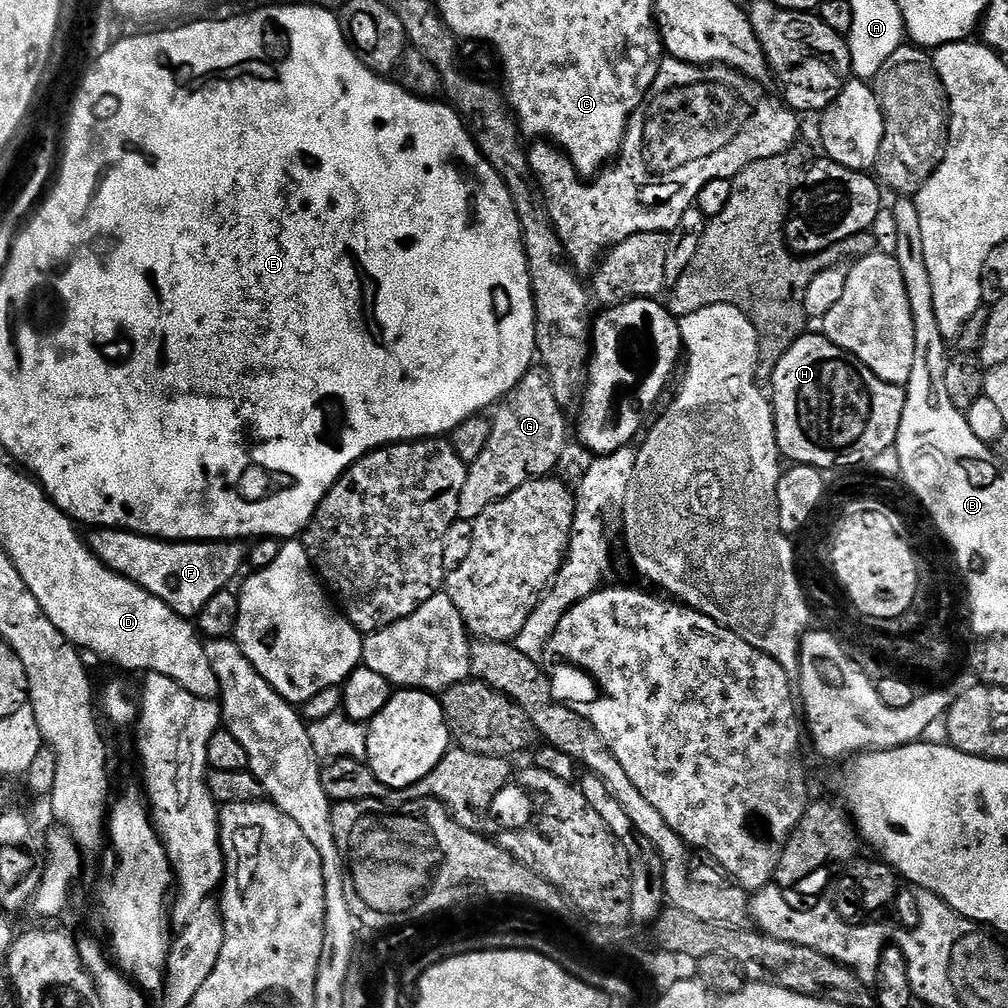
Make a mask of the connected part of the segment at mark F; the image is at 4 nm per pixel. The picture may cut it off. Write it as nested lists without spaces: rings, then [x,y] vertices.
[[[97,528],[91,534],[86,543],[107,568],[142,586],[142,590],[154,594],[154,598],[166,602],[170,610],[185,618],[199,617],[202,606],[206,606],[214,594],[225,591],[239,574],[240,567],[243,569],[246,564],[246,548],[240,542],[173,542],[139,536],[122,528]]]

